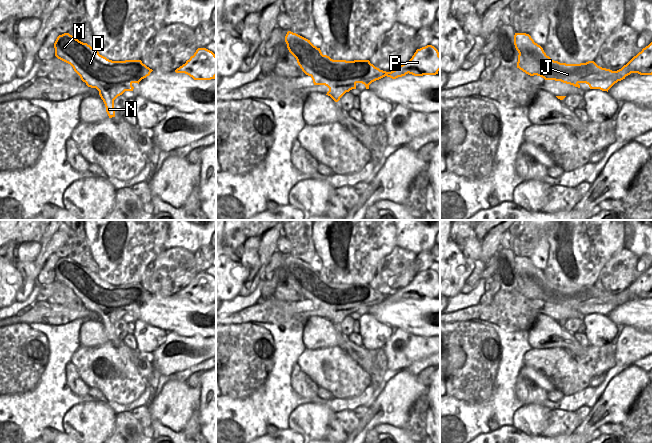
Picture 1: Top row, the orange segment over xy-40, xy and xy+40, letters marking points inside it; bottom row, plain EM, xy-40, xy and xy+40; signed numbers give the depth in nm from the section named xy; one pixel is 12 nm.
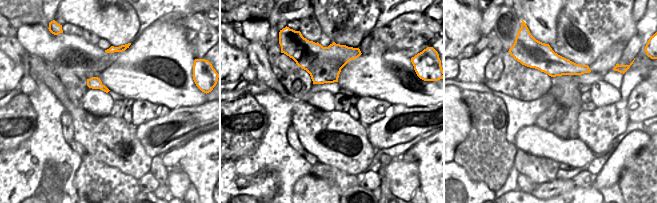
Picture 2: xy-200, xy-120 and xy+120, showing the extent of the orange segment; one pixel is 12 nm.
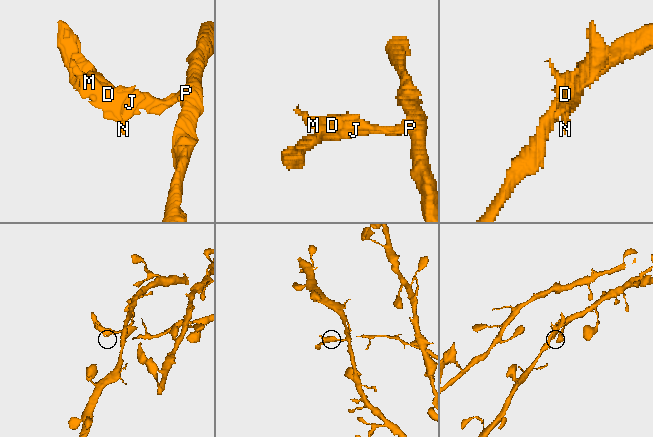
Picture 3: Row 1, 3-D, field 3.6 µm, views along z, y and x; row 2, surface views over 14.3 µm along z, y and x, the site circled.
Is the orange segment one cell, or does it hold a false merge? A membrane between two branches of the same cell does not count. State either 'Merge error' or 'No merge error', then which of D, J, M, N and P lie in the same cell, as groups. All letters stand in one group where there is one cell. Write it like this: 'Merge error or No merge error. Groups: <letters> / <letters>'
Merge error. Groups: D J M N / P

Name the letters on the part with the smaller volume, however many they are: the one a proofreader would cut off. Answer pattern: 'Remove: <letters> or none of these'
Remove: D, J, M, N

